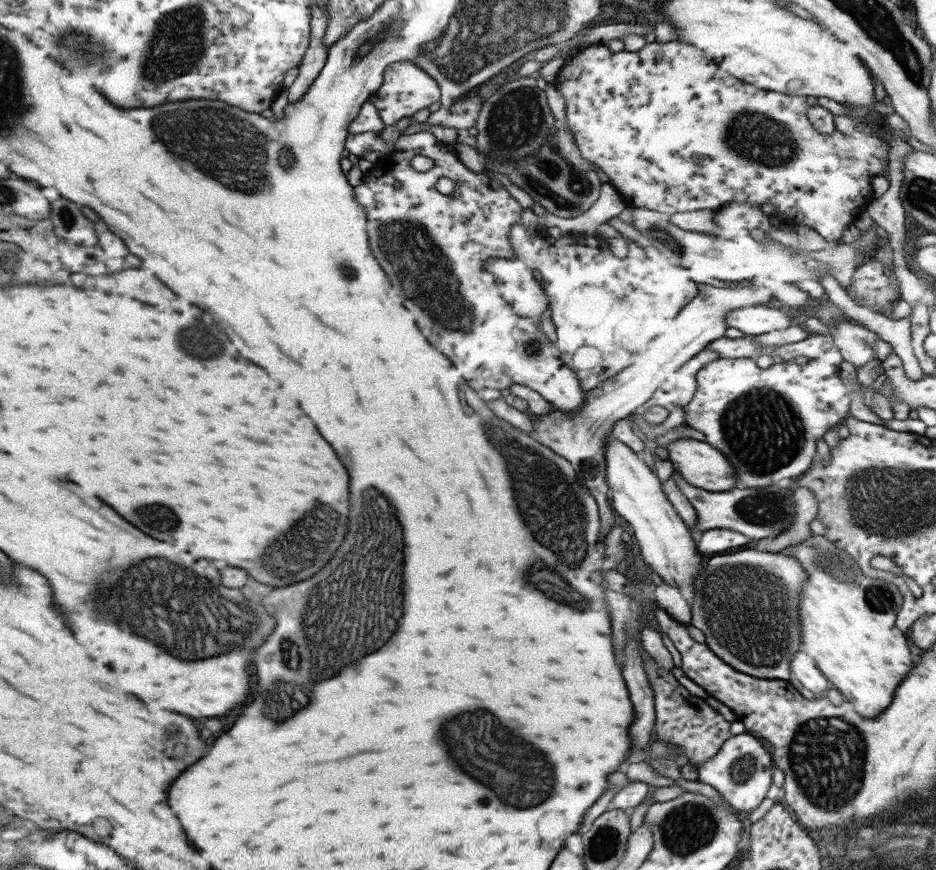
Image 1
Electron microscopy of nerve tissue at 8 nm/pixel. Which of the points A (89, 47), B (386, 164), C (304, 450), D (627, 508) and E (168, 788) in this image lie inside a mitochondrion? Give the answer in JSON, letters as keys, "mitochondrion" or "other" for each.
{"A":"mitochondrion","B":"other","C":"other","D":"other","E":"other"}

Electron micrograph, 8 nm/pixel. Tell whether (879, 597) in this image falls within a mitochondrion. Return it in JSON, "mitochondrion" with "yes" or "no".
{"mitochondrion":"yes"}

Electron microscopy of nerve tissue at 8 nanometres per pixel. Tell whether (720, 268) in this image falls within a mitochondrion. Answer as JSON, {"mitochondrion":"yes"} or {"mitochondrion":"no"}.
{"mitochondrion":"no"}

